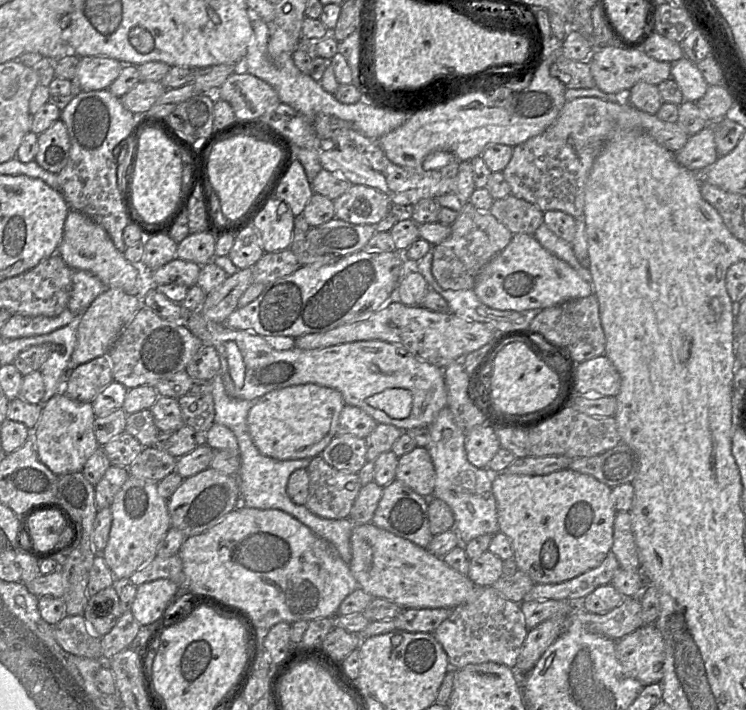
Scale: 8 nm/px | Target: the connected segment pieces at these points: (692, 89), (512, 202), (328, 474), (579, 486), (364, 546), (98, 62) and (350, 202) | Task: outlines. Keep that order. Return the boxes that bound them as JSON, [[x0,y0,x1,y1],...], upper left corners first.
[[670,56,709,102],[489,194,544,235],[305,456,362,518],[493,468,616,583],[349,522,483,609],[74,56,123,91],[333,184,392,225]]

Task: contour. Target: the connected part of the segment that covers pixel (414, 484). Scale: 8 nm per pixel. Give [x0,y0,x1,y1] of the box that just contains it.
[396,446,436,498]

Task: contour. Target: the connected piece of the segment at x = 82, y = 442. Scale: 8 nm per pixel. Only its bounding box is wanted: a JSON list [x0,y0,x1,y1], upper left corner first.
[32,392,100,475]

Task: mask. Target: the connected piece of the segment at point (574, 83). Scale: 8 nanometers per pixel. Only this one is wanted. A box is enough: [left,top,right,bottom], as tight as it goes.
[550,54,596,89]

